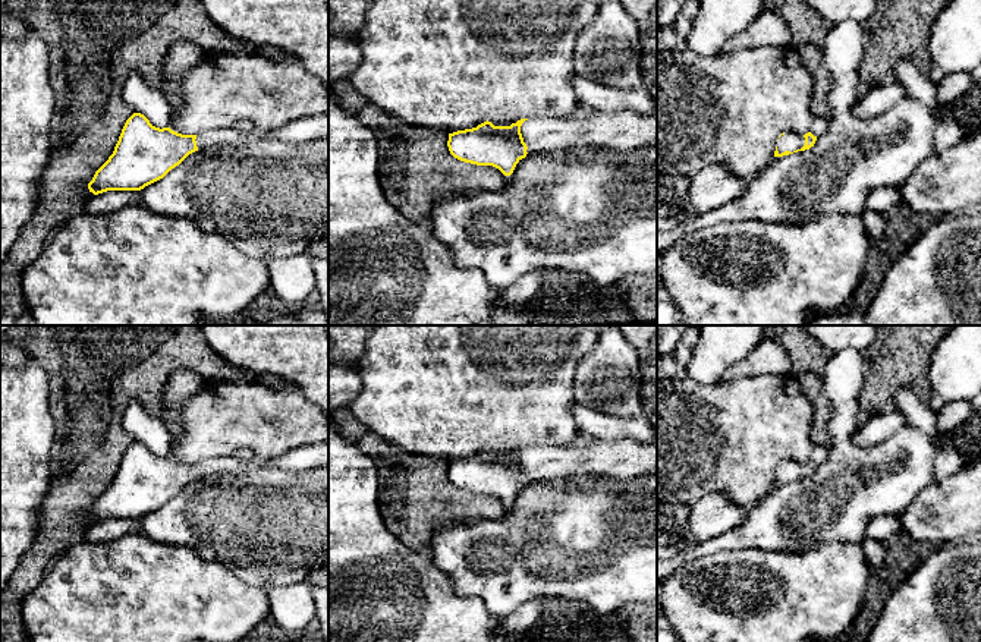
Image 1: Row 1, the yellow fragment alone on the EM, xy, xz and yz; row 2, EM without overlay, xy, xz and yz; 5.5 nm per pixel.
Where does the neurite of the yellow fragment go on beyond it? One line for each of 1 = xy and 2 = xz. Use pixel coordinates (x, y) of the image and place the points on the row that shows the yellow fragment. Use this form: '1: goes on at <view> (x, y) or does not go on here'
1: goes on at xy (313, 128)
2: goes on at xz (622, 132)

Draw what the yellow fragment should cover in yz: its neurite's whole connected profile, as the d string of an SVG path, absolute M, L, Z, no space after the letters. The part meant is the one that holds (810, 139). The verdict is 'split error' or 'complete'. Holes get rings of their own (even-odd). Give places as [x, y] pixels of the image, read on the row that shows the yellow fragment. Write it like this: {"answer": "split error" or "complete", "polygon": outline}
{"answer": "split error", "polygon": "M811 132L805 135L782 133L776 144L774 157L789 155L798 151L805 151L814 147L817 136Z"}

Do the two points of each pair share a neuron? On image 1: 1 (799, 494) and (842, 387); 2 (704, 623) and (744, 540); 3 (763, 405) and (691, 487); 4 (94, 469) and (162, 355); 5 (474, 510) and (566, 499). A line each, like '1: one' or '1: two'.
1: one
2: two
3: one
4: one
5: two

